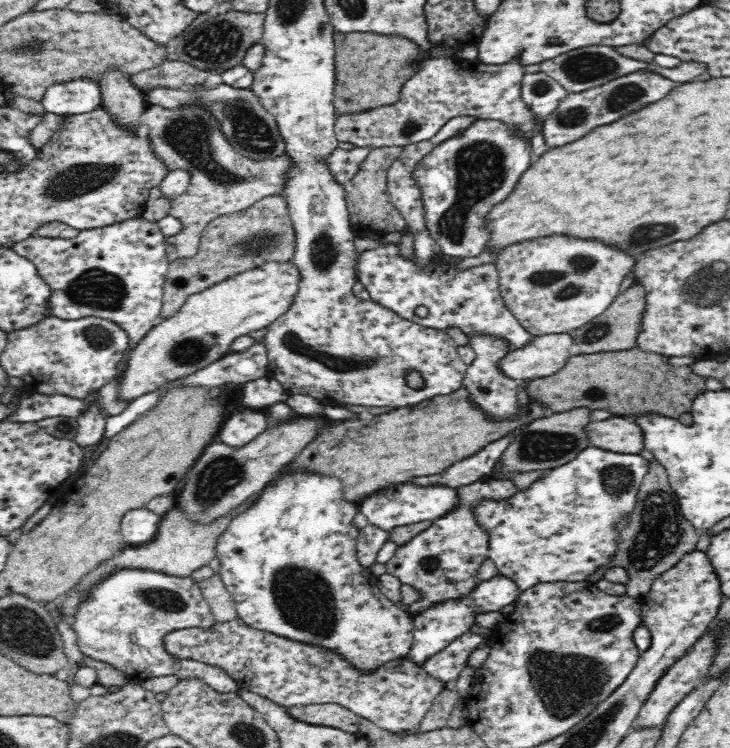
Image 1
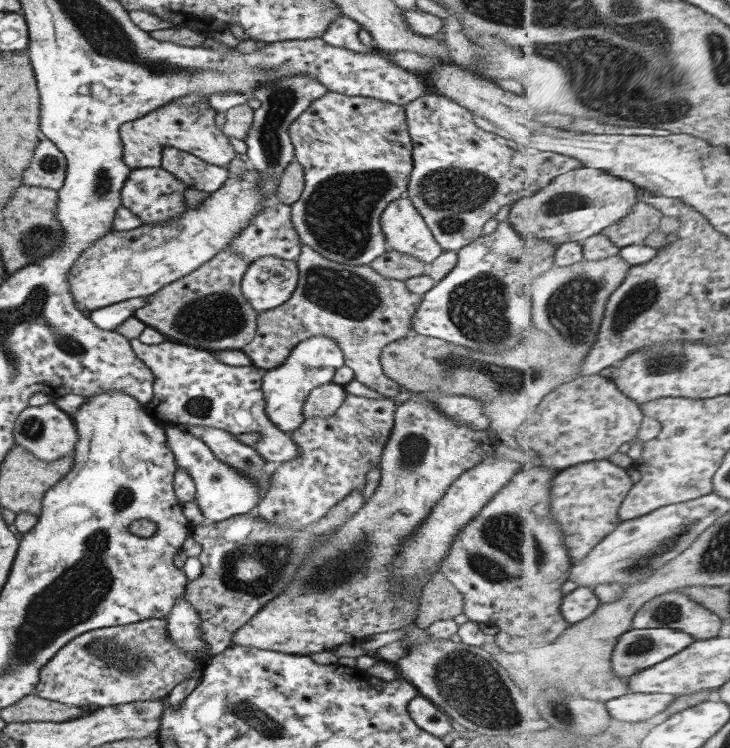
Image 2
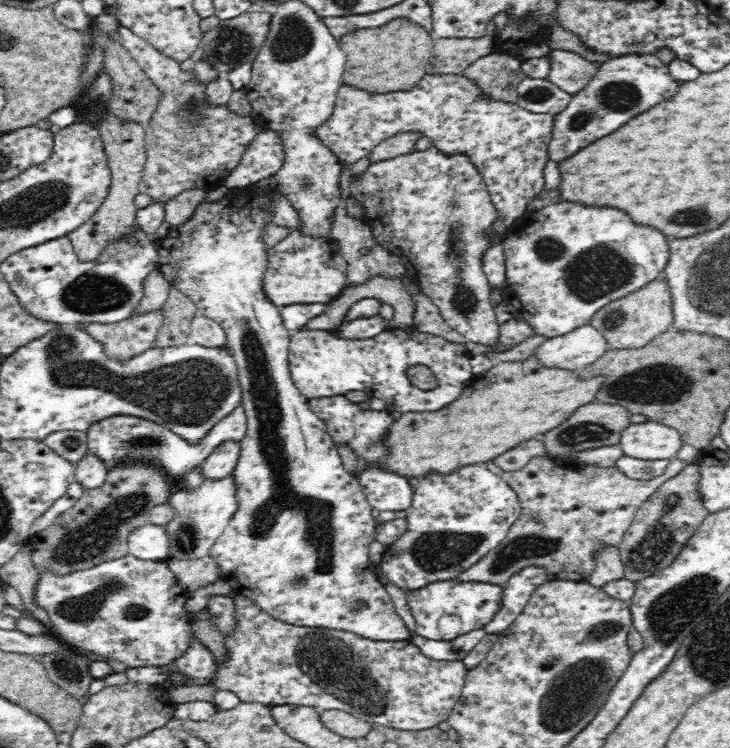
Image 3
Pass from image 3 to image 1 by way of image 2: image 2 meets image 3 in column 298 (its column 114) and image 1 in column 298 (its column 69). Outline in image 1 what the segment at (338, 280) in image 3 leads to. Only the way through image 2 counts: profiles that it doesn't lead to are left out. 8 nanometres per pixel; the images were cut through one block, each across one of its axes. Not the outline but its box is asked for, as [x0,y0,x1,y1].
[117,260,300,402]

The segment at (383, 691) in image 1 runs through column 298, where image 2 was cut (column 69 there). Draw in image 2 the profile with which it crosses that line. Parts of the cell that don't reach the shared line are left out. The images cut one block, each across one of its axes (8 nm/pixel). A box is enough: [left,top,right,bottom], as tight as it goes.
[32,618,198,708]

